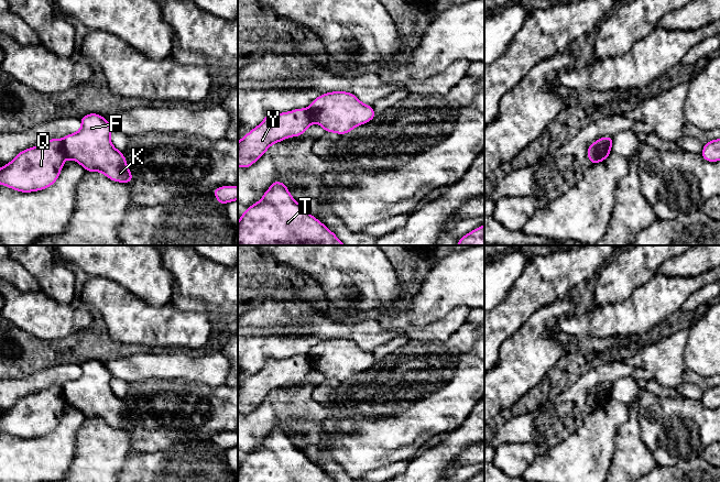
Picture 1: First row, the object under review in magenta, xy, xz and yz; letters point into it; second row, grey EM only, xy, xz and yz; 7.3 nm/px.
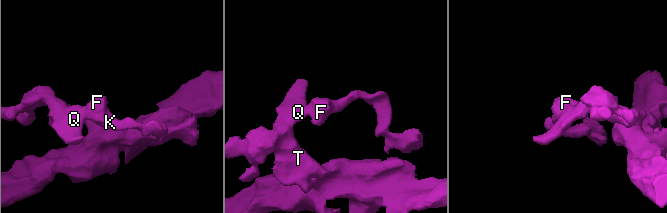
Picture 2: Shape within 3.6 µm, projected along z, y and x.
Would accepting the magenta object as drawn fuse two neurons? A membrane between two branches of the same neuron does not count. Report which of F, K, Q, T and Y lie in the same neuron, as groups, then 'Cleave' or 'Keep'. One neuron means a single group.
Groups: F K / Q T Y. Cleave

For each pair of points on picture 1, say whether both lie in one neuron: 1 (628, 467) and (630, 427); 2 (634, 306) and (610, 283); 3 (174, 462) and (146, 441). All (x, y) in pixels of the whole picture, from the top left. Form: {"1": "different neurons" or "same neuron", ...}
{"1": "same neuron", "2": "different neurons", "3": "different neurons"}

